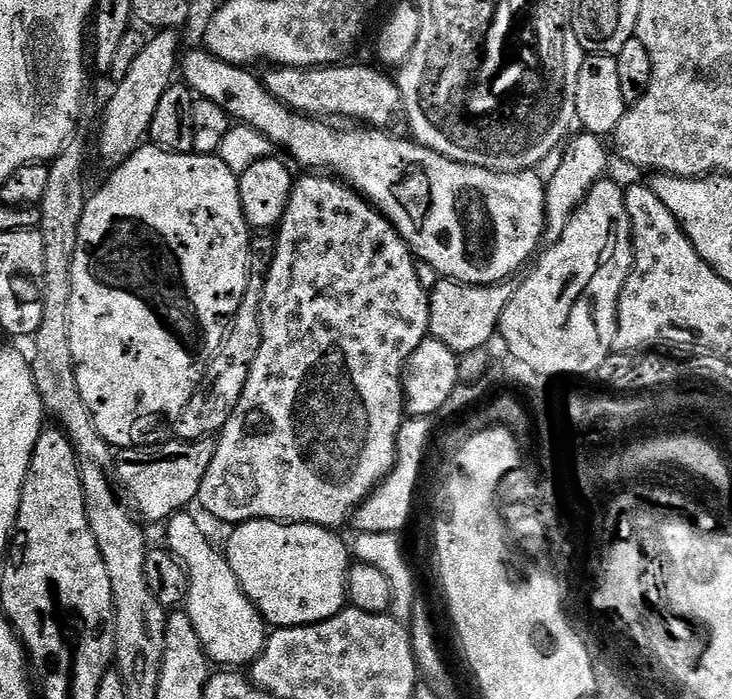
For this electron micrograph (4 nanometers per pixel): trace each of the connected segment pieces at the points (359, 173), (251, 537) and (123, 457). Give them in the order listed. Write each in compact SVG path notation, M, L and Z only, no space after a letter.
M197 46L193 52L185 51L178 65L179 75L182 77L183 83L192 89L193 93L199 99L209 100L217 106L222 106L222 110L226 110L226 114L232 117L233 121L242 123L249 129L261 132L265 140L269 140L277 149L285 148L298 163L304 167L304 170L323 170L325 173L331 174L333 177L339 178L347 182L351 187L355 188L365 200L368 201L377 211L380 211L387 220L392 223L398 230L408 247L412 249L412 255L417 261L429 264L434 271L440 272L441 277L450 280L460 280L463 284L501 284L512 278L512 275L537 255L538 249L541 247L540 239L543 241L546 236L546 221L548 218L548 206L546 204L546 196L548 190L545 184L538 178L538 174L534 170L527 172L495 172L494 170L486 170L482 166L474 166L473 164L463 164L457 160L446 158L442 154L438 154L434 150L430 150L426 146L416 143L415 139L399 140L393 133L388 130L381 130L371 126L340 126L344 128L335 128L335 123L329 122L324 118L314 116L303 116L300 112L295 112L292 108L287 108L285 104L280 102L278 98L274 98L274 94L270 94L270 90L266 90L263 79L259 75L255 76L255 71L249 70L247 67L239 64L227 64L222 62L211 52L203 47Z
M247 520L245 524L237 524L231 529L232 537L228 540L226 555L230 562L230 570L238 578L245 594L256 604L256 609L264 617L269 625L276 628L297 628L303 624L317 624L331 616L337 616L339 612L344 611L346 601L348 600L348 570L350 567L350 548L339 540L337 533L330 528L323 528L317 524L294 524L282 520Z
M171 439L165 444L157 442L142 448L122 448L116 452L116 479L134 501L135 511L145 521L166 522L175 512L187 509L188 503L199 497L202 478L206 478L206 470L210 470L210 462L214 462L215 439Z

